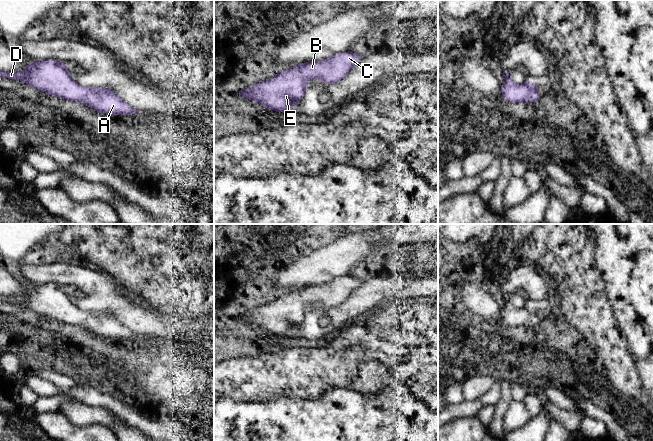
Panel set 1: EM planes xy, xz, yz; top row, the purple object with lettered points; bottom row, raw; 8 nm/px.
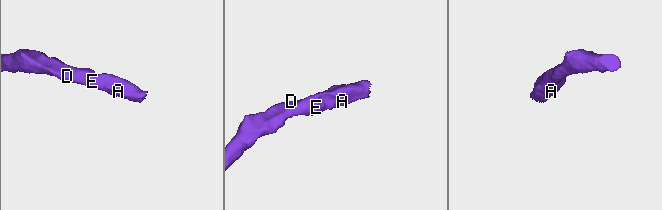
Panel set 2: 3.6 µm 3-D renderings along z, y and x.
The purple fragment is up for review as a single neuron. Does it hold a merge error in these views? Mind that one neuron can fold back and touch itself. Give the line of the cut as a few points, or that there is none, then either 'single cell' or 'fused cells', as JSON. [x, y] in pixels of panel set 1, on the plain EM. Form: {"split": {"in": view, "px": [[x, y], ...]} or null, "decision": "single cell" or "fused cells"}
{"split": null, "decision": "single cell"}

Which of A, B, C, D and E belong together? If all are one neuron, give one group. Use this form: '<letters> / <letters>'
A B C D E

